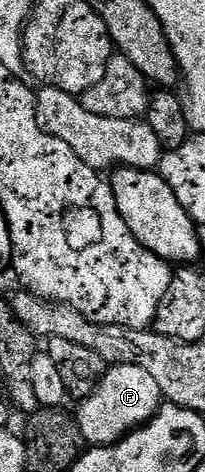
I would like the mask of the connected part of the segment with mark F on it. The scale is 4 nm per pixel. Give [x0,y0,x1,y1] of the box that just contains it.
[77,363,163,447]

